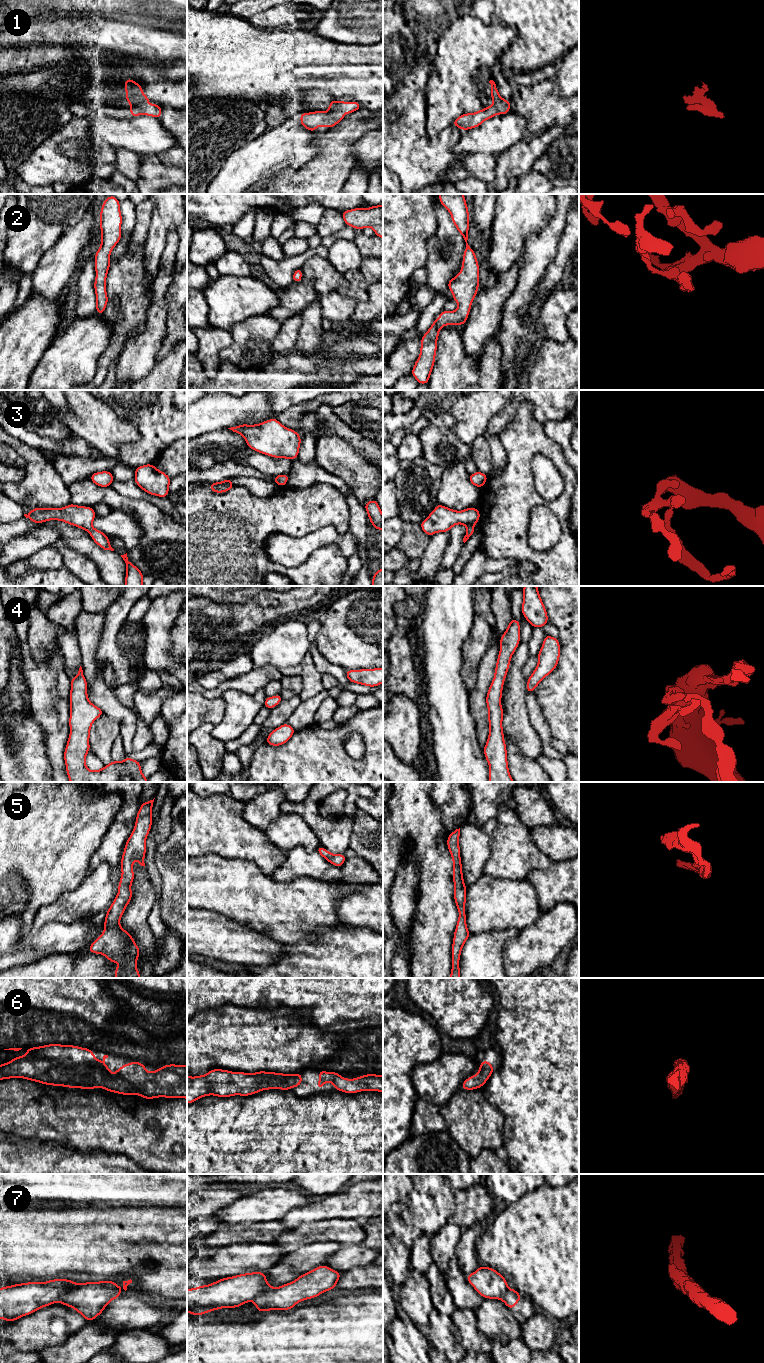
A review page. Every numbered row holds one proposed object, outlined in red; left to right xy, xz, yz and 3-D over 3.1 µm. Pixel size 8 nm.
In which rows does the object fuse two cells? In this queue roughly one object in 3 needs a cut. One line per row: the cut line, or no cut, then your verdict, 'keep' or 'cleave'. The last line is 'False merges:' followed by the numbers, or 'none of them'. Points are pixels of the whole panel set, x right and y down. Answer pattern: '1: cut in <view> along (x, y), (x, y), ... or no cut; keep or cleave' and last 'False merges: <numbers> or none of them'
1: no cut; keep
2: no cut; keep
3: no cut; keep
4: no cut; keep
5: no cut; keep
6: no cut; keep
7: cut in xz along (273, 1288), (251, 1300); cleave
False merges: 7

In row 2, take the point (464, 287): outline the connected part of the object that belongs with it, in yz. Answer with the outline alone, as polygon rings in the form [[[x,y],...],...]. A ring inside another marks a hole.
[[[439,194],[439,202],[449,211],[451,219],[466,242],[461,271],[451,278],[447,288],[453,294],[458,304],[455,311],[442,311],[439,318],[421,338],[420,355],[416,360],[411,375],[418,384],[429,383],[429,378],[435,363],[437,339],[440,329],[445,325],[464,325],[471,310],[471,304],[478,292],[479,264],[474,250],[468,245],[468,230],[470,227],[469,211],[463,194]]]

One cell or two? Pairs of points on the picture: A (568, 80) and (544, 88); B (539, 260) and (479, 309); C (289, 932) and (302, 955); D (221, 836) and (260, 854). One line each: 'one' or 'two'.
A: two
B: two
C: two
D: one

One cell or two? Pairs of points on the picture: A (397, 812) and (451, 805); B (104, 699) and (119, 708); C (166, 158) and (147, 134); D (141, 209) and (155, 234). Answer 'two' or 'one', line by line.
A: two
B: one
C: two
D: two

